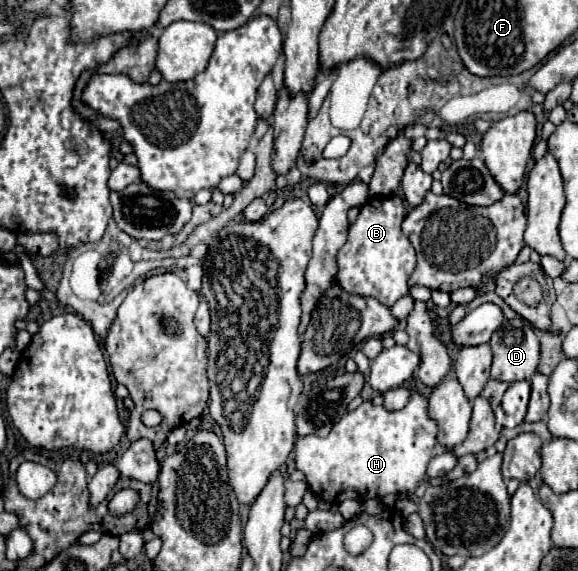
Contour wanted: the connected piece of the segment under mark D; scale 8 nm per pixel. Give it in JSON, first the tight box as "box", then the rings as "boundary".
{"box":[489,320,539,384],"boundary":[[[505,320],[491,336],[489,346],[493,350],[493,380],[513,384],[529,380],[535,374],[539,364],[539,340],[527,320]]]}

